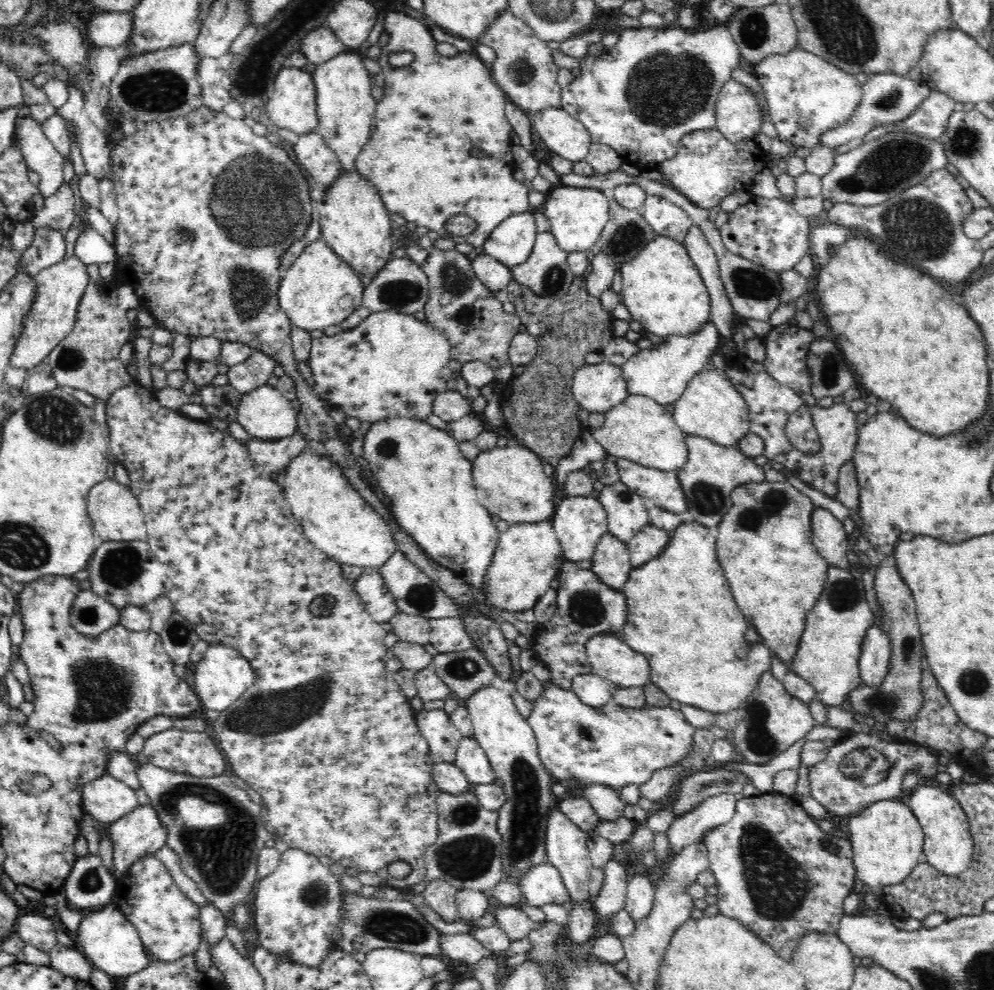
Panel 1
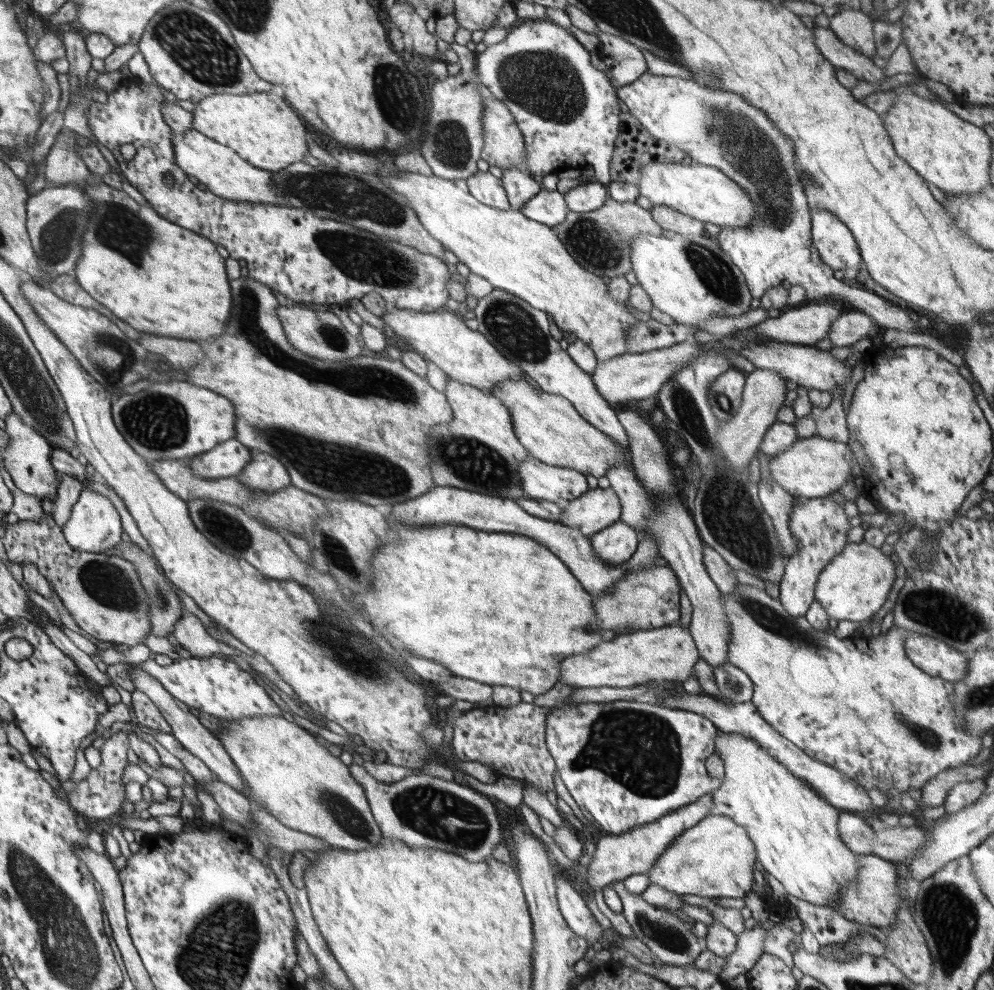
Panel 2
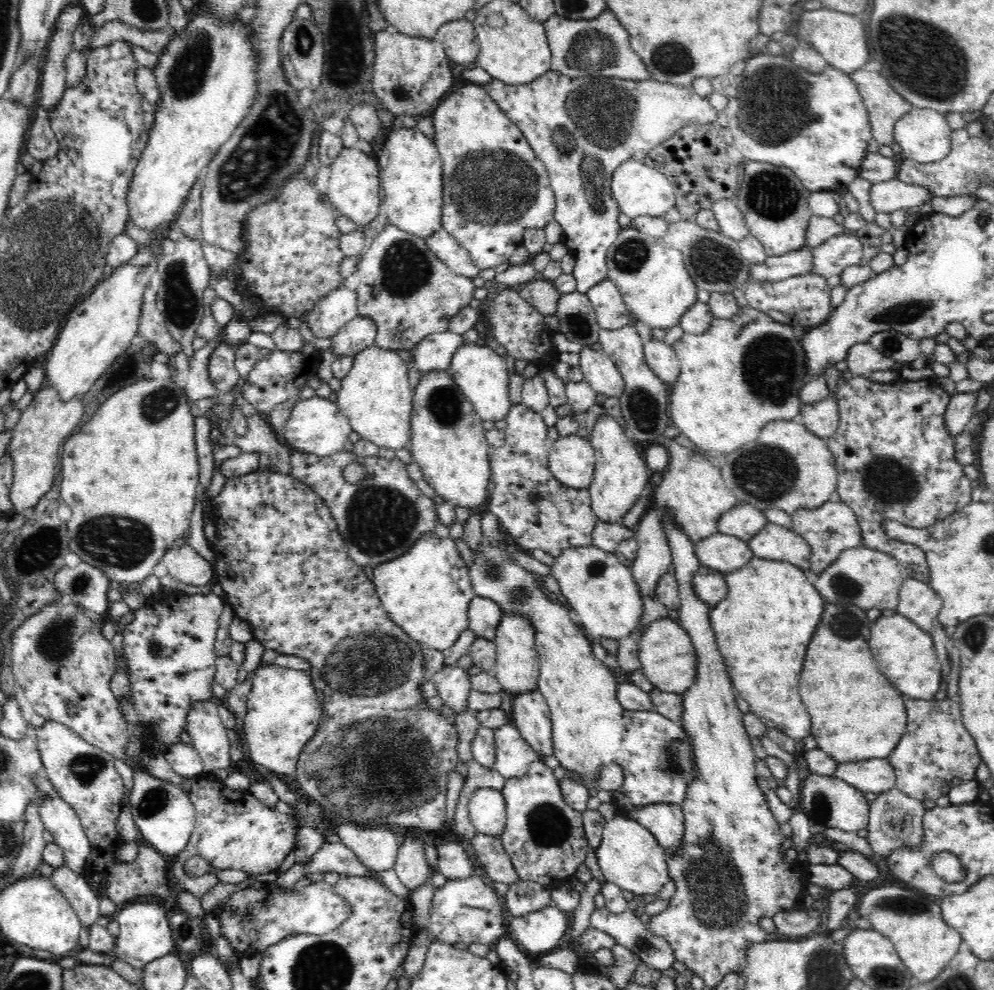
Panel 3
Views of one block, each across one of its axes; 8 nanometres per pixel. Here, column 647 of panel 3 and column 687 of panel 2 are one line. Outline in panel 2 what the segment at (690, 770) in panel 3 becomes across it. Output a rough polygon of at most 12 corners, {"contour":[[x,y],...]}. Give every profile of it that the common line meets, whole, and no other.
{"contour":[[645,702],[551,708],[545,746],[609,836],[719,788],[717,726]]}

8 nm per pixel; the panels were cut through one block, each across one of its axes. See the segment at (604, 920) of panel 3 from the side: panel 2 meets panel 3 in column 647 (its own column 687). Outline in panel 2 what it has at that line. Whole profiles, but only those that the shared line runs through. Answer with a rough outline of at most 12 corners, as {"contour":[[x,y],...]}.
{"contour":[[625,892],[621,914],[663,964],[693,964],[701,942],[671,910]]}

